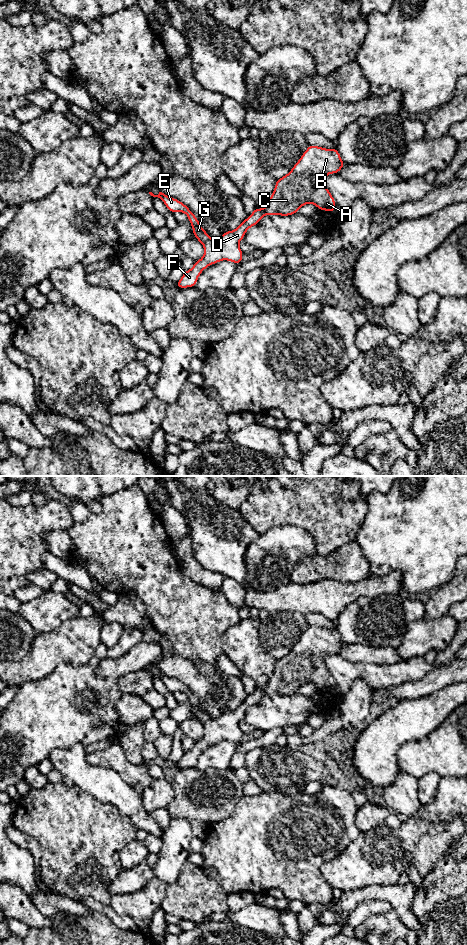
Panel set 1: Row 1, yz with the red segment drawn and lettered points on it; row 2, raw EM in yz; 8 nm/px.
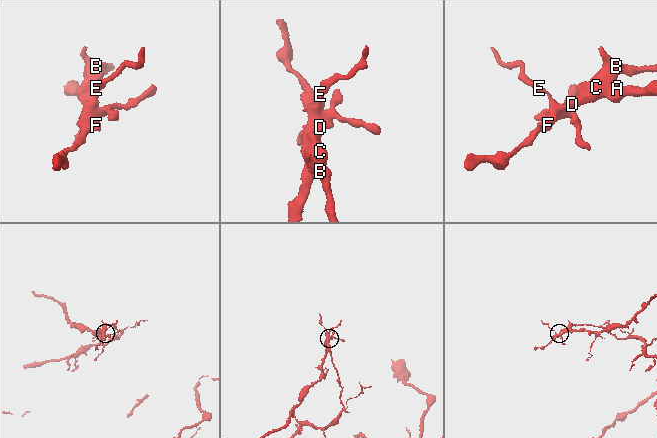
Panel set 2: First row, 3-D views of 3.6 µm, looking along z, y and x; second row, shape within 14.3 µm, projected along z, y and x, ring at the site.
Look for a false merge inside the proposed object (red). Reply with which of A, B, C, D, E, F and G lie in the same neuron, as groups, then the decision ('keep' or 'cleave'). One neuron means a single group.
groups A B C D F / E G; cleave

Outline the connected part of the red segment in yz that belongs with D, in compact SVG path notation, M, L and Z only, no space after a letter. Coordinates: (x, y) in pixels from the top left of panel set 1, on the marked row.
M309 145L291 171L276 181L274 191L263 209L255 207L253 213L234 231L226 231L221 237L204 244L203 257L195 261L190 270L184 271L176 283L177 288L196 286L202 271L222 260L240 264L243 252L239 241L264 215L290 216L309 203L315 204L317 209L333 212L336 202L326 187L325 176L339 173L345 165L336 147L326 149Z

